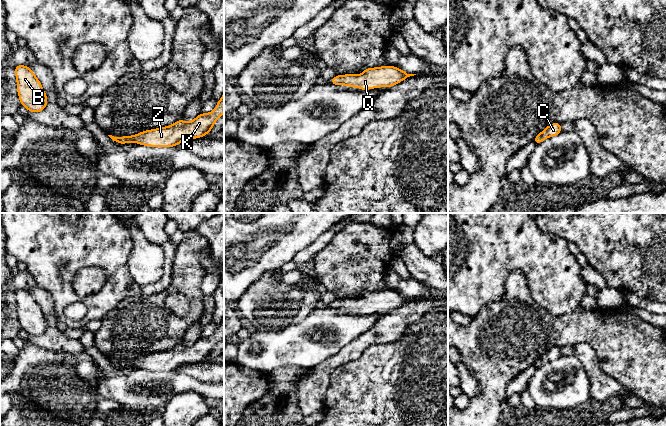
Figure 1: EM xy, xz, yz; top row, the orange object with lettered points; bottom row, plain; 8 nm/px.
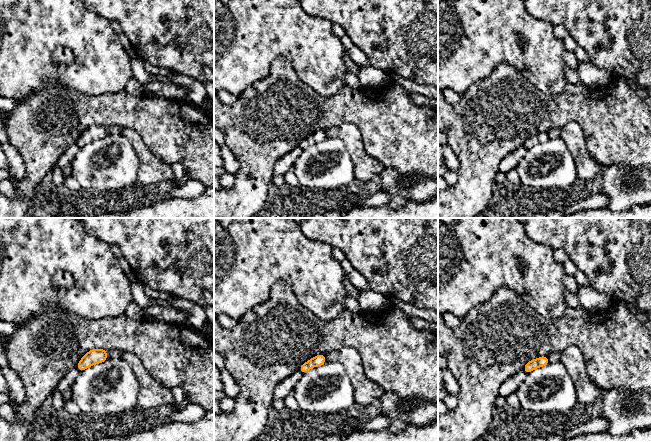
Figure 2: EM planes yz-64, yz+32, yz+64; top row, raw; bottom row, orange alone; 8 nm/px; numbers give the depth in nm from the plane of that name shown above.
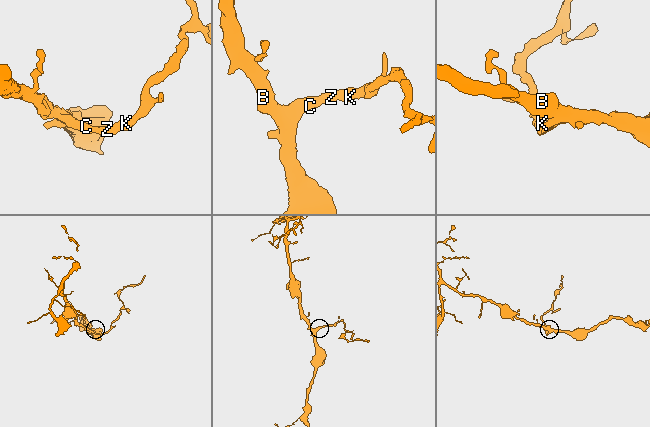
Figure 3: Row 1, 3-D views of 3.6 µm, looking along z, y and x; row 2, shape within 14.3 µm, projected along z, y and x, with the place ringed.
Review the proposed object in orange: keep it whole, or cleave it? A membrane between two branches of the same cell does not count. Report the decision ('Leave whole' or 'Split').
Leave whole

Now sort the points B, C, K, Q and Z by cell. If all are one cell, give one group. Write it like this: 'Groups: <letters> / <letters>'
Groups: B C K Q Z

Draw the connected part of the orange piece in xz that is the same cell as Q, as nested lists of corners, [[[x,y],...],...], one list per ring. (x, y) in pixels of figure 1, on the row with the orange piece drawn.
[[[383,66],[365,69],[362,74],[337,75],[330,82],[334,85],[345,85],[357,87],[362,90],[373,89],[377,87],[391,87],[402,80],[414,76],[408,74],[397,67]]]

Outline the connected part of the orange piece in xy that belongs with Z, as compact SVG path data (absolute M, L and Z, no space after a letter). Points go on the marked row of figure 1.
M224 93L218 101L216 108L208 113L201 113L193 121L185 122L178 120L174 124L140 132L137 135L114 137L108 135L113 141L125 144L129 142L136 142L140 145L152 147L172 147L186 139L195 139L205 136L212 130L216 120L224 113Z

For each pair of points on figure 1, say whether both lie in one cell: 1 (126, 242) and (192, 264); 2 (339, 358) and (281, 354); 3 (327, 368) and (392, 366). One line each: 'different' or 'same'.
1: different
2: different
3: different

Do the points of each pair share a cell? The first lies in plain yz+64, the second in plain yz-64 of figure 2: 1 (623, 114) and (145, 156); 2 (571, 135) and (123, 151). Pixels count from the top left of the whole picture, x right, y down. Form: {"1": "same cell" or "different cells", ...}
{"1": "different cells", "2": "different cells"}

